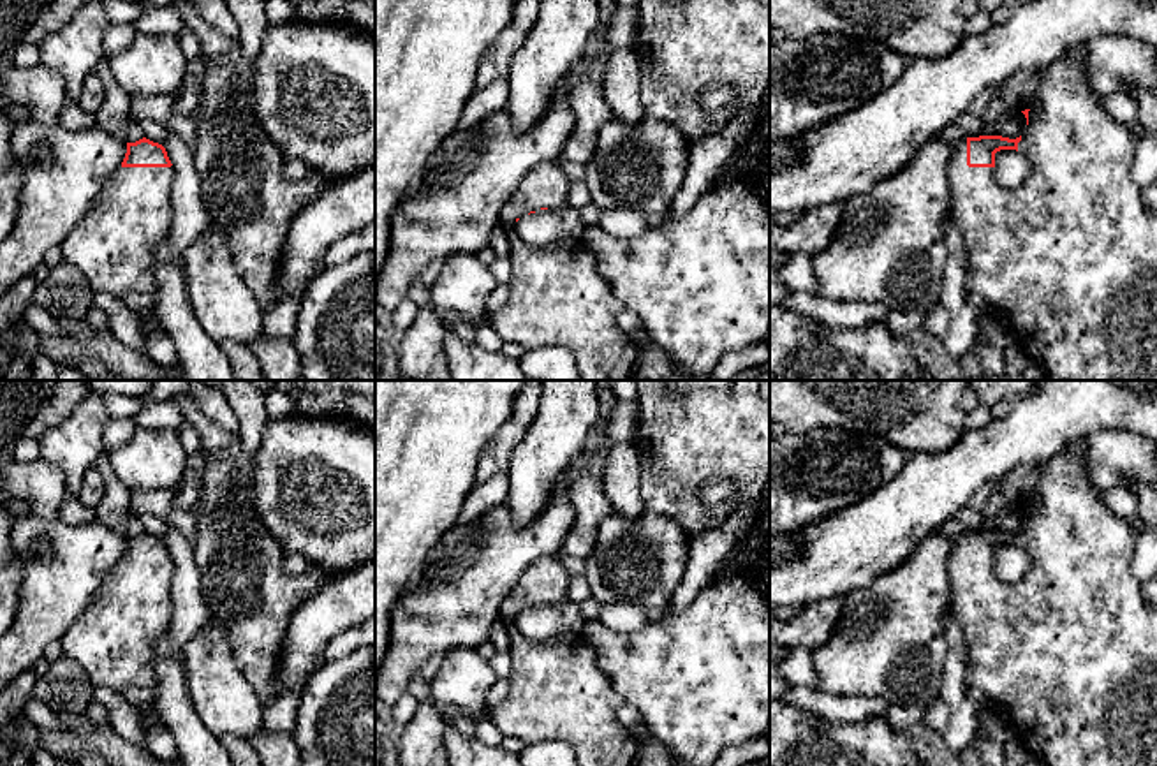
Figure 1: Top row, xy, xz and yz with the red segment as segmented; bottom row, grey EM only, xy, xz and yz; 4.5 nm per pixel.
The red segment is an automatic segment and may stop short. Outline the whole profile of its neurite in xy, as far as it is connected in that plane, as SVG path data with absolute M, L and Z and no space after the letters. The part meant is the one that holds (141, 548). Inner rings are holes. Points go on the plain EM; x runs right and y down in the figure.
M146 532L127 537L122 562L114 565L107 583L60 639L63 653L76 660L93 687L116 692L127 687L153 689L157 643L173 618L174 562L162 539Z

